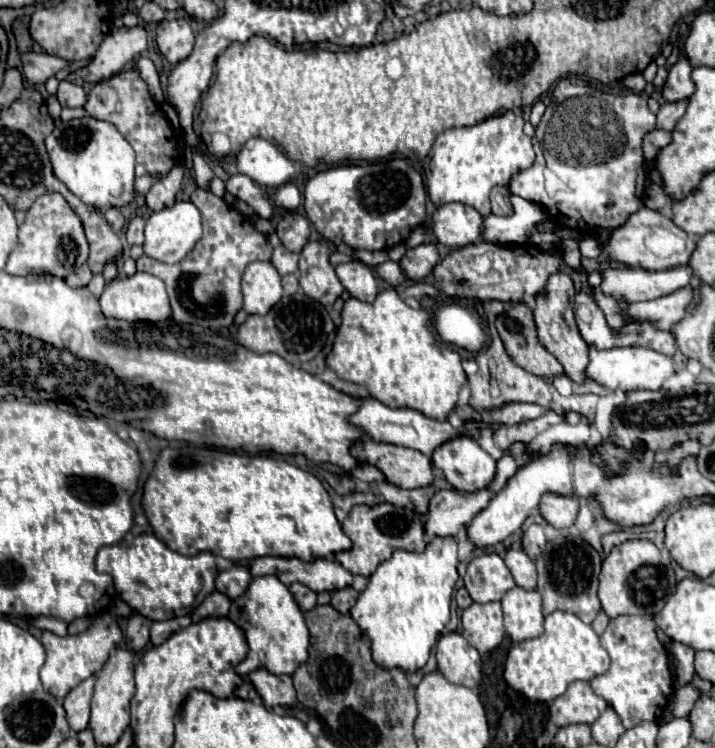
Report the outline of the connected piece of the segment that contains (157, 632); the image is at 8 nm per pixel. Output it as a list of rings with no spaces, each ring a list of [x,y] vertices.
[[[176,618],[174,620],[164,620],[164,622],[152,622],[152,626],[150,626],[150,642],[154,646],[158,646],[158,644],[166,642],[178,630],[180,630],[180,624],[178,624]]]

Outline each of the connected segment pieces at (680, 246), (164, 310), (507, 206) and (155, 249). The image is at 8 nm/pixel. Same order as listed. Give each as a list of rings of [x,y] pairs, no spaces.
[[[640,208],[638,212],[630,214],[626,224],[614,228],[606,242],[606,252],[614,262],[644,270],[666,270],[674,266],[686,266],[694,248],[696,238],[680,230],[668,216],[650,208]]]
[[[136,272],[130,278],[114,278],[110,284],[106,284],[100,296],[100,306],[106,318],[118,318],[126,322],[160,322],[172,314],[166,286],[160,278],[146,272]]]
[[[506,186],[492,188],[490,202],[492,202],[492,214],[496,214],[496,216],[510,216],[512,204],[510,204],[510,190]]]
[[[178,200],[170,208],[162,208],[160,212],[152,212],[146,220],[146,242],[144,252],[160,262],[176,264],[180,262],[200,240],[202,236],[202,222],[198,208],[188,200]]]

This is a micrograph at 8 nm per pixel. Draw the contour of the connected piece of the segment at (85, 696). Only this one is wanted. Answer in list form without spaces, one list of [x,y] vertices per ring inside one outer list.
[[[90,676],[84,682],[80,682],[66,698],[64,698],[64,710],[66,718],[72,730],[80,732],[88,728],[90,720],[90,700],[92,700],[92,688],[94,688],[96,678]]]

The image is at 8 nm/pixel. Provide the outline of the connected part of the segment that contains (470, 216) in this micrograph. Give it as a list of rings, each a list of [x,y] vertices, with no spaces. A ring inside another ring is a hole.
[[[460,202],[436,206],[432,214],[432,232],[440,244],[460,248],[474,244],[482,236],[482,216]]]

